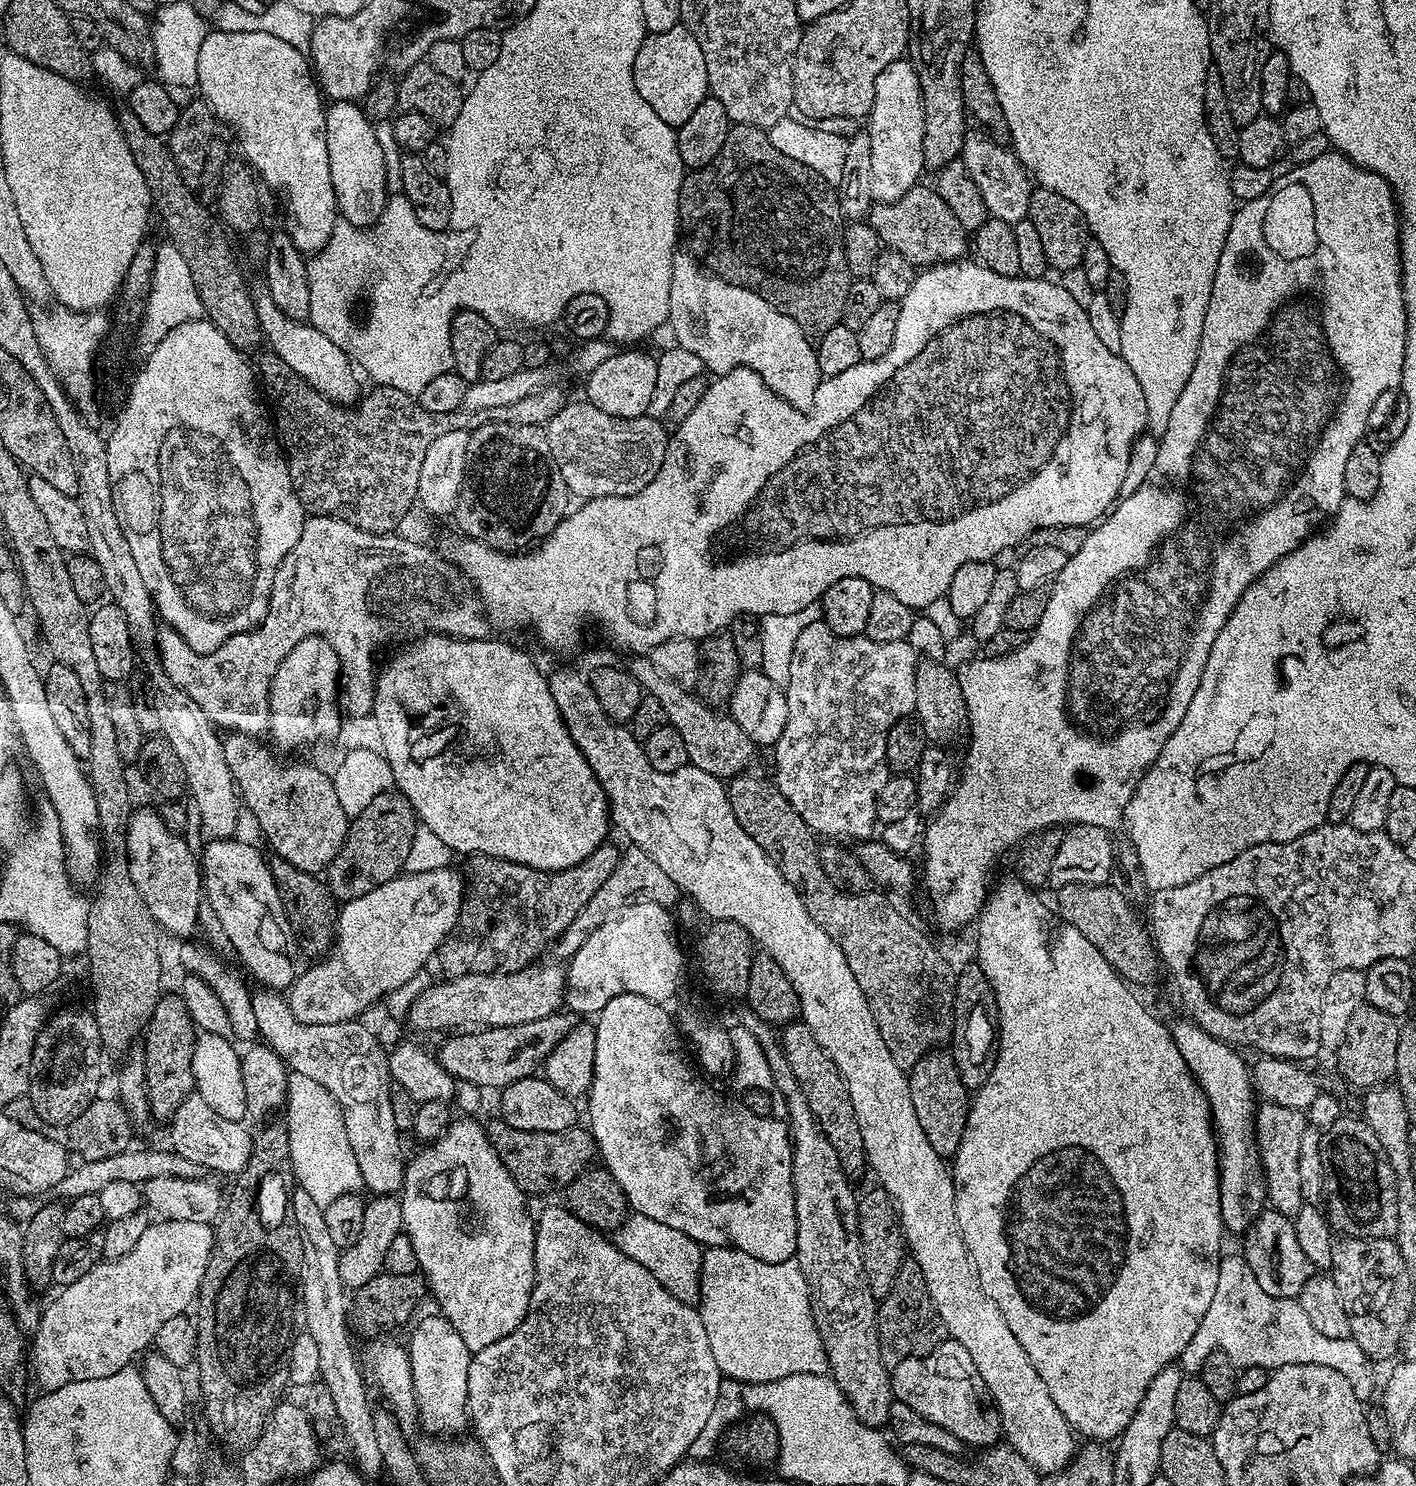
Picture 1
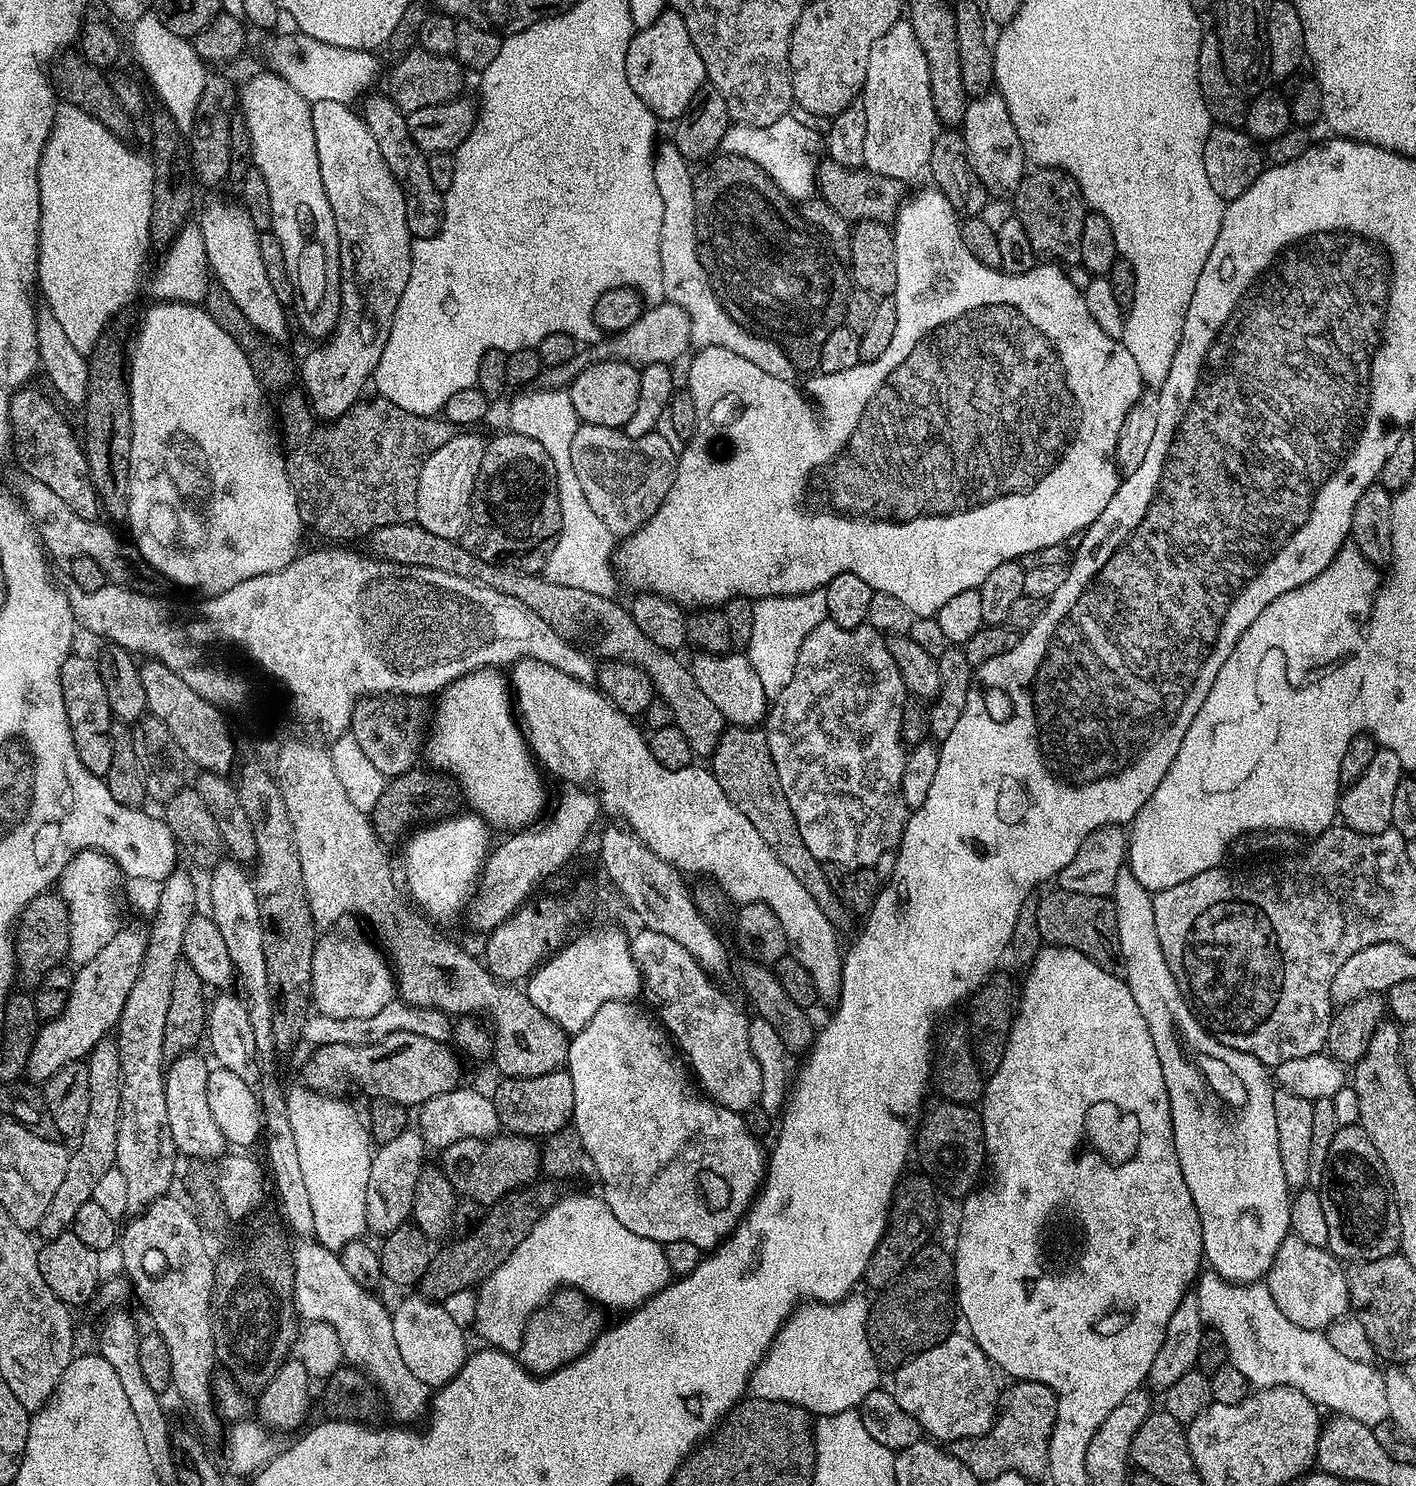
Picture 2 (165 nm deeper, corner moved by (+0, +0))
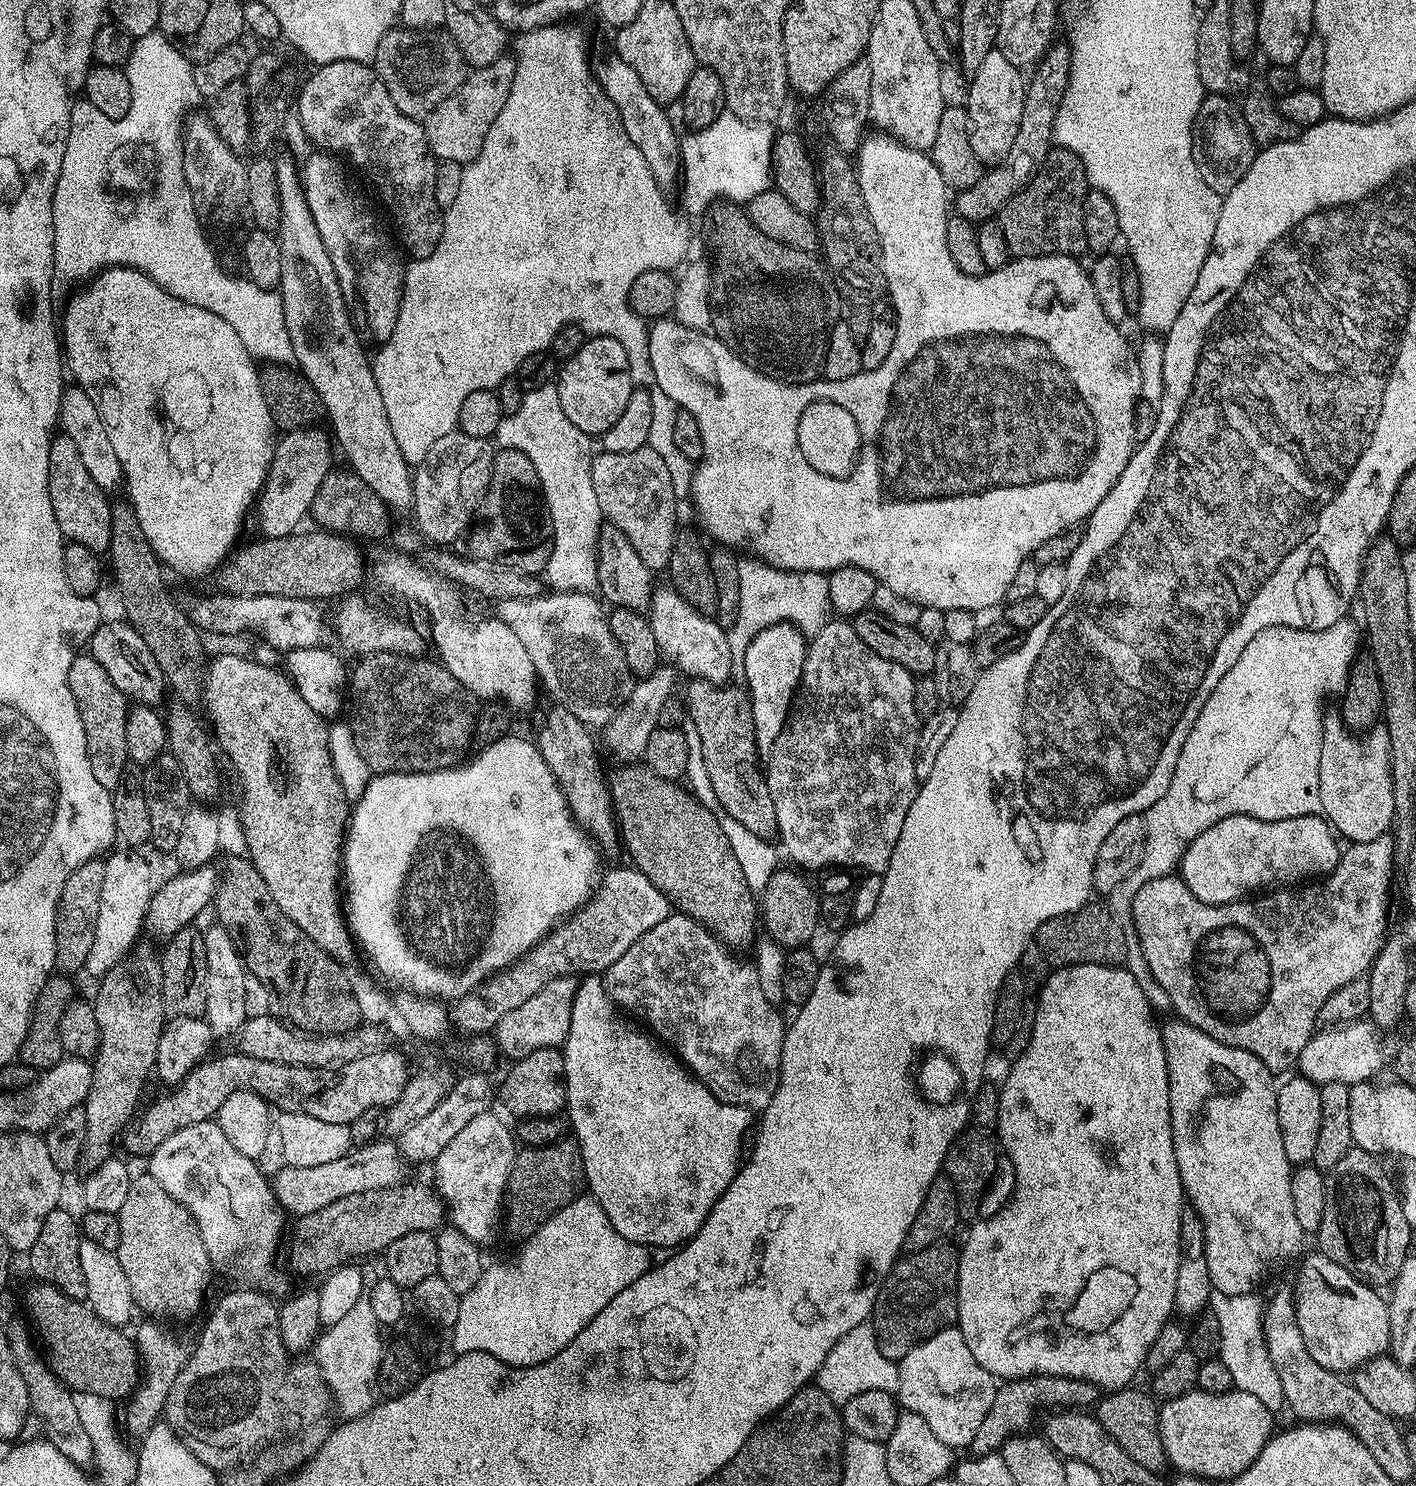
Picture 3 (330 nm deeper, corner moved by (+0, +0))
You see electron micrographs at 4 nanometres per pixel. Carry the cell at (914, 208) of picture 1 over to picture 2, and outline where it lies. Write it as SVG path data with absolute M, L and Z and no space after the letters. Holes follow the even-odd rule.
M824 158L815 169L819 199L825 200L842 218L849 222L869 220L891 225L905 199L905 181L886 178L886 174L874 174L867 168L847 168L838 162Z

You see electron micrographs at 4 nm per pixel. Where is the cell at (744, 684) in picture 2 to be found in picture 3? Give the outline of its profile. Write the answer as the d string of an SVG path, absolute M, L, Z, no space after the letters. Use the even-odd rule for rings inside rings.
M670 586L657 587L652 593L646 612L650 630L654 630L654 642L658 642L661 657L668 656L673 665L685 677L709 680L727 685L734 675L728 634L711 616L703 616L692 608Z

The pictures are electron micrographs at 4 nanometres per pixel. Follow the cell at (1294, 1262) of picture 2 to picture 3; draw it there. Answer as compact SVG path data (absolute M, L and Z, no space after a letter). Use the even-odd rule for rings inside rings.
M1323 1254L1308 1257L1296 1276L1294 1299L1296 1302L1296 1321L1298 1330L1302 1330L1302 1338L1306 1342L1306 1350L1310 1350L1310 1358L1331 1372L1341 1374L1355 1373L1357 1368L1363 1368L1370 1360L1388 1352L1390 1342L1390 1314L1388 1301L1379 1296L1375 1287L1356 1280L1338 1262L1330 1262Z

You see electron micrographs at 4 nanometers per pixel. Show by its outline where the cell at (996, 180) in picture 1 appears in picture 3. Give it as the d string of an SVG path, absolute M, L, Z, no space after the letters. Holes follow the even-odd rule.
M993 51L982 58L978 70L971 73L972 85L968 88L968 133L970 146L979 158L981 165L997 164L1006 154L1010 154L1010 146L1014 146L1014 138L1018 134L1018 122L1022 122L1022 106L1026 80L1021 69L1014 67L1006 58L1006 54Z

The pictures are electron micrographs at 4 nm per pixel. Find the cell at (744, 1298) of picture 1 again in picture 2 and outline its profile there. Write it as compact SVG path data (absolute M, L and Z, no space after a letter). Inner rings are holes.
M853 1294L843 1301L842 1306L805 1302L788 1317L780 1327L780 1333L768 1347L764 1360L752 1372L750 1392L758 1400L777 1400L790 1402L799 1408L805 1408L809 1414L817 1417L833 1416L839 1412L859 1409L866 1394L881 1387L882 1369L874 1358L868 1341L869 1297Z

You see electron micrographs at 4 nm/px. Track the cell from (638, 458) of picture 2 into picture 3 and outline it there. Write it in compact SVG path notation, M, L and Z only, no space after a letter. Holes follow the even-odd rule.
M647 446L630 450L630 454L614 454L600 450L592 457L592 478L603 519L618 526L618 530L622 530L622 534L630 538L630 546L638 550L638 558L646 562L649 572L663 573L670 562L674 538L678 531L678 497L674 494L674 486L670 486L666 462L662 462L660 455Z

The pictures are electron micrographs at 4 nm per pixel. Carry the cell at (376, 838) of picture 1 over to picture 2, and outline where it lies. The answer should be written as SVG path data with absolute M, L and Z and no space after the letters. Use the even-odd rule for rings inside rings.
M415 768L391 777L383 790L375 808L370 813L370 819L375 832L381 841L394 840L398 834L405 835L409 831L409 824L415 825L420 816L418 802L422 798L422 814L426 820L433 818L447 819L455 815L463 807L463 792L455 777L448 773L437 773L430 770L424 772L421 768ZM460 807L461 808L458 808ZM416 821L416 822L415 822ZM408 828L408 829L407 829Z

